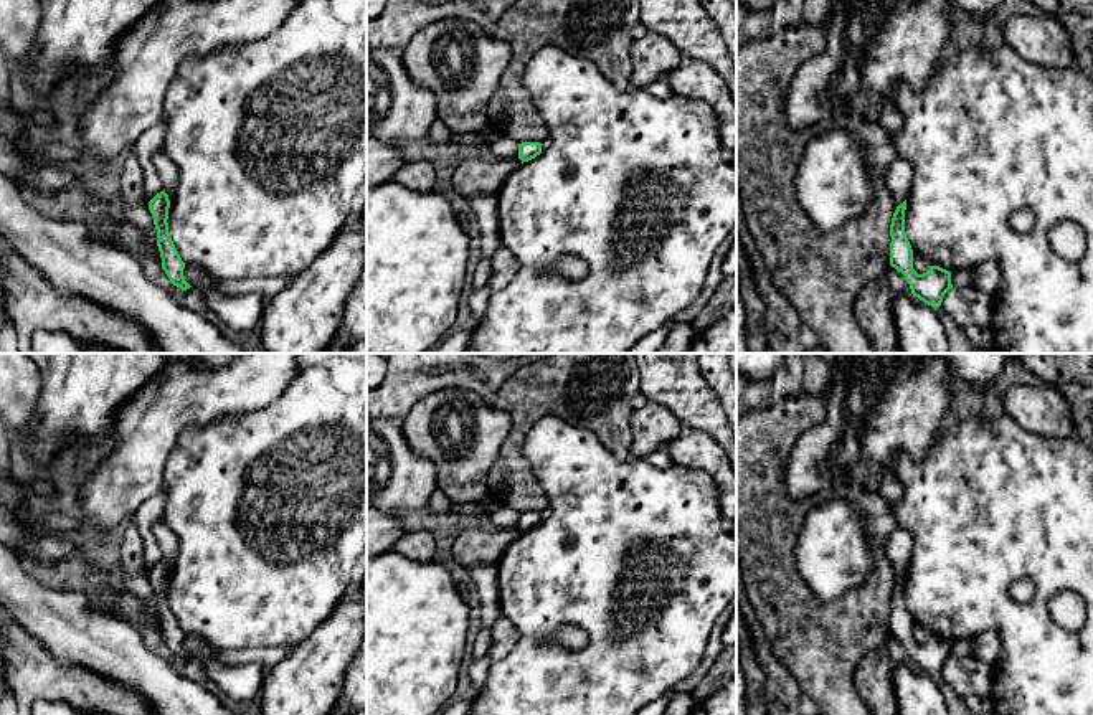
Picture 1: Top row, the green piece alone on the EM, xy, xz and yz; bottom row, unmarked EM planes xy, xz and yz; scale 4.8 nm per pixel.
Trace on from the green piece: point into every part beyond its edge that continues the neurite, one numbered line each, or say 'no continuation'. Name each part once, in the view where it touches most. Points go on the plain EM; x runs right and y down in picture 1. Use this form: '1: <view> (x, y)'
no continuation

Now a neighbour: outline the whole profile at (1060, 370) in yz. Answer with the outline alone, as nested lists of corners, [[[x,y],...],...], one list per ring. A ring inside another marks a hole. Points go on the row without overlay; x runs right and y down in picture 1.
[[[1015,353],[1014,357],[1045,385],[1093,386],[1093,353]]]

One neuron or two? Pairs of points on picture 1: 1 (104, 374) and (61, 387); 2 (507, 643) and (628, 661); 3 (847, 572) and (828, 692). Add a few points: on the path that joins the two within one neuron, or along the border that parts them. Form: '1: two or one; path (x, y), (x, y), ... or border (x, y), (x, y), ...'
1: one; path (94, 374), (71, 387)
2: two; border (504, 615), (519, 633), (519, 641), (491, 662)
3: two; border (874, 568), (834, 600), (819, 600), (806, 585)

